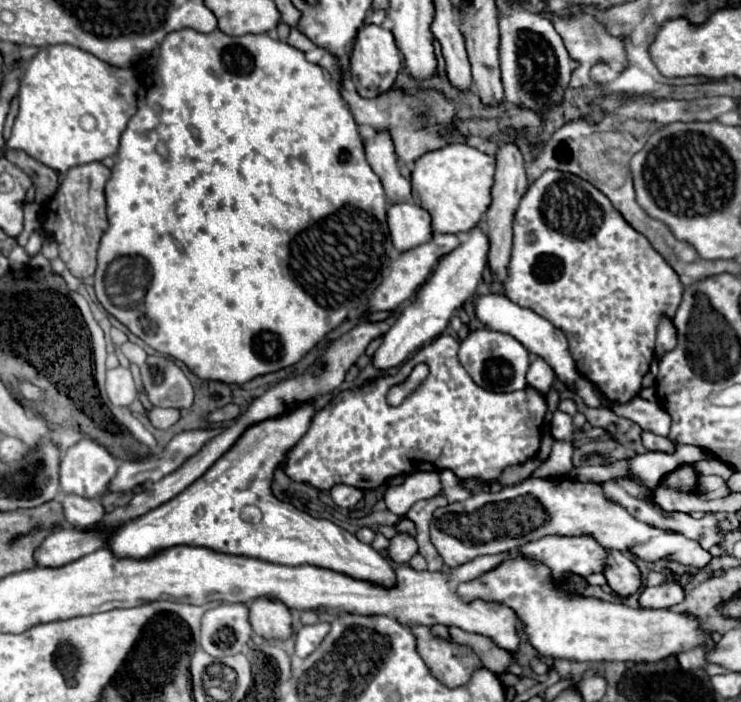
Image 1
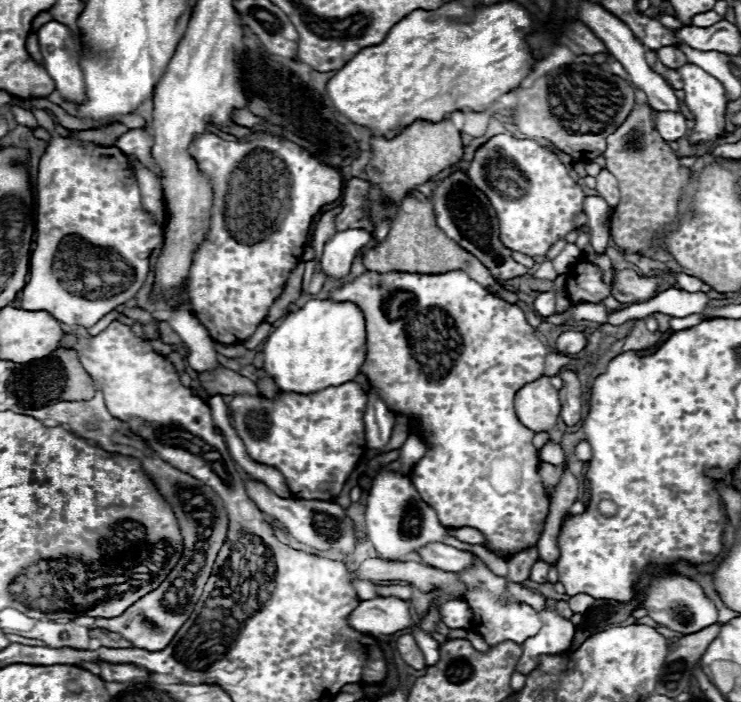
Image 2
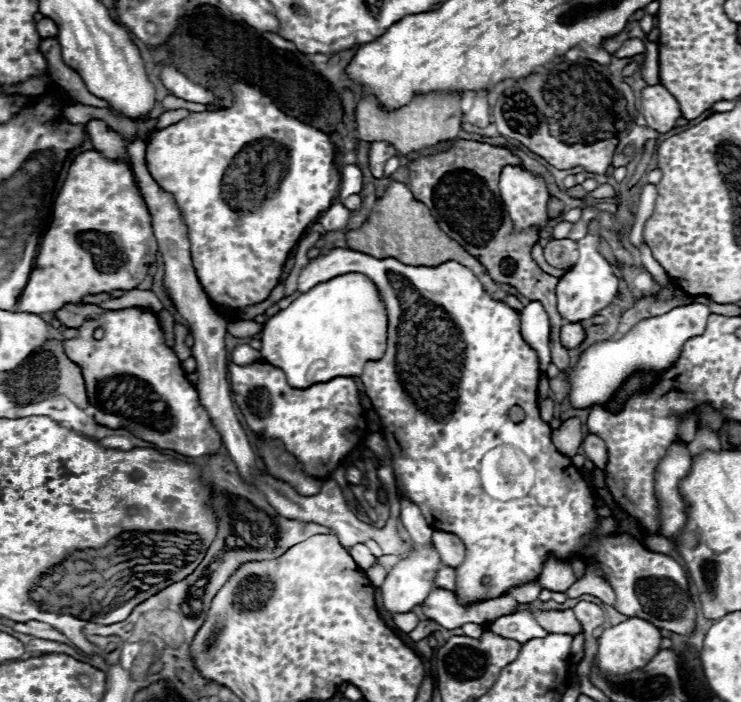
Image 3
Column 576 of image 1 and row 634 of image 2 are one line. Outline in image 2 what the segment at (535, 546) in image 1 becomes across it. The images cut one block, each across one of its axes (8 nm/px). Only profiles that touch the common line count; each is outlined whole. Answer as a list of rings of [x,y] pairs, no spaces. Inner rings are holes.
[[[544,610],[540,612],[540,620],[542,620],[542,628],[536,636],[528,638],[522,644],[522,656],[516,664],[516,672],[528,676],[538,664],[540,664],[540,654],[548,654],[548,656],[556,656],[560,652],[570,650],[572,646],[572,638],[574,638],[574,624],[570,620],[564,620],[562,616],[558,616],[552,610]]]

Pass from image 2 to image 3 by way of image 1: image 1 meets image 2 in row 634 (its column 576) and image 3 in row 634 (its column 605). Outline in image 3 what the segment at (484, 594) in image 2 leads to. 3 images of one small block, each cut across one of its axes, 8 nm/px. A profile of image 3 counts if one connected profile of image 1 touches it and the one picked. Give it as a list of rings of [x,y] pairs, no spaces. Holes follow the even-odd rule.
[[[516,612],[508,616],[500,616],[488,624],[488,630],[502,638],[512,638],[520,644],[528,642],[528,638],[544,638],[548,634],[528,612]]]

